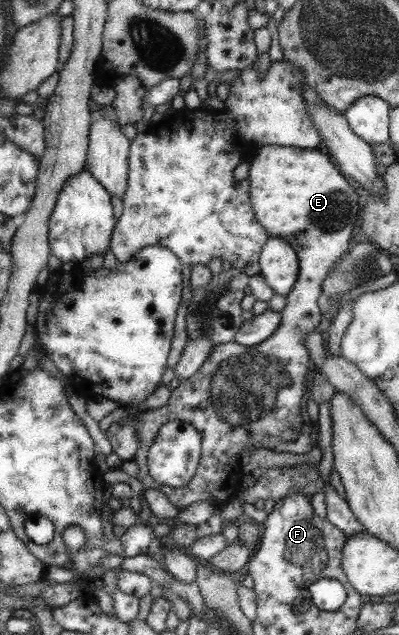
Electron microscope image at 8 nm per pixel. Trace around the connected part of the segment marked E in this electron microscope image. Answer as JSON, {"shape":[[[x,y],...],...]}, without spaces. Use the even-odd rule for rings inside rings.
{"shape":[[[263,145],[257,150],[254,158],[249,163],[247,179],[250,183],[252,208],[255,208],[255,219],[262,228],[272,237],[280,237],[288,241],[298,254],[299,274],[291,291],[285,296],[286,303],[280,316],[282,317],[276,330],[260,344],[244,346],[234,342],[215,344],[211,355],[204,360],[203,366],[195,375],[186,381],[180,381],[176,388],[170,391],[170,398],[164,406],[154,410],[145,410],[136,424],[136,433],[139,434],[139,448],[131,459],[138,468],[136,479],[140,482],[143,491],[148,489],[164,493],[168,501],[178,511],[182,511],[196,501],[206,501],[215,506],[224,506],[228,498],[238,492],[240,480],[220,480],[220,466],[229,464],[229,474],[239,474],[240,452],[245,448],[260,448],[264,446],[262,437],[272,437],[282,442],[294,442],[301,434],[302,416],[300,404],[304,394],[304,380],[308,369],[308,350],[305,336],[310,334],[320,322],[318,309],[318,296],[322,293],[322,282],[327,276],[332,264],[337,262],[342,252],[348,246],[348,238],[352,234],[354,222],[358,218],[358,200],[356,192],[338,172],[337,166],[330,162],[322,150],[302,150],[302,148],[285,147],[284,145]],[[169,421],[181,421],[190,424],[201,438],[201,457],[195,470],[195,475],[188,480],[188,485],[174,489],[158,484],[152,480],[147,470],[147,450],[159,432],[160,426]]]}

